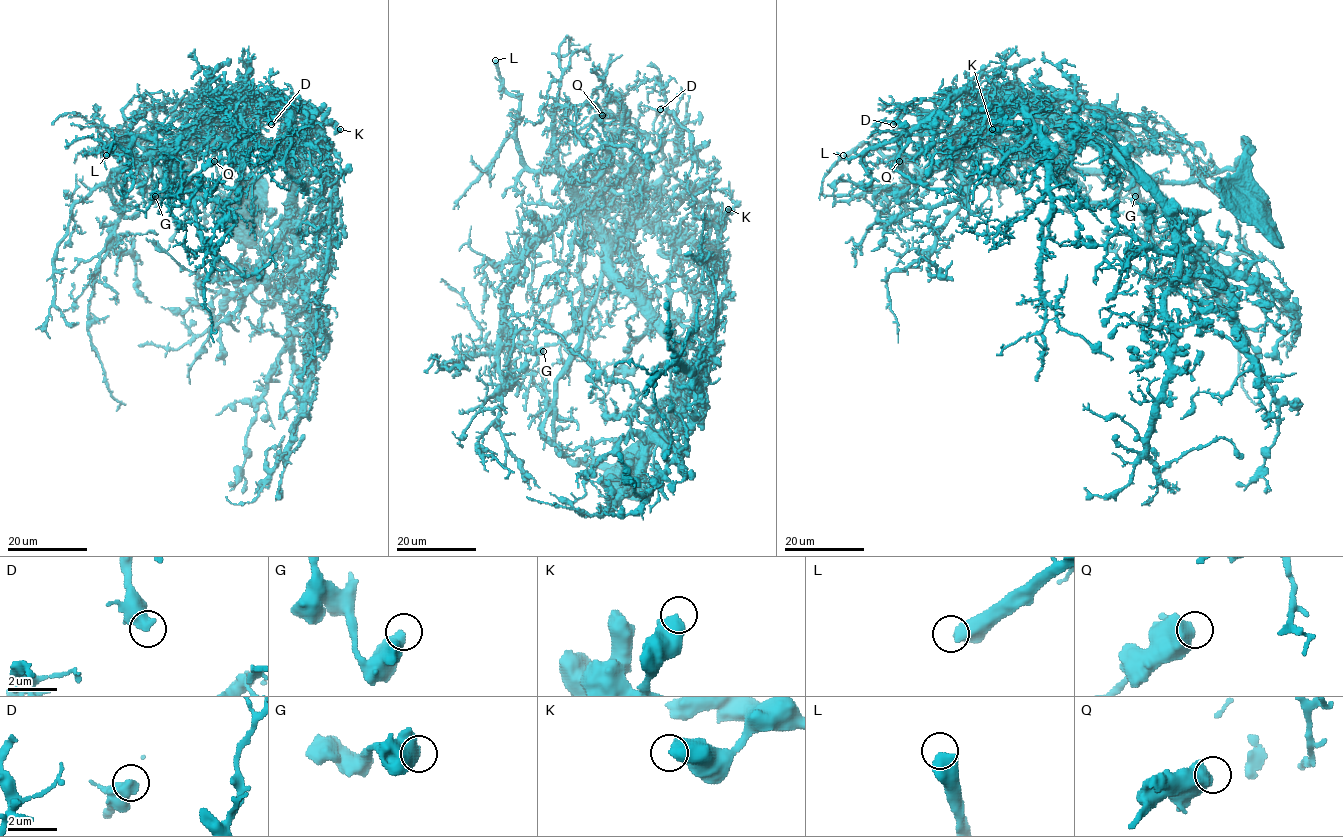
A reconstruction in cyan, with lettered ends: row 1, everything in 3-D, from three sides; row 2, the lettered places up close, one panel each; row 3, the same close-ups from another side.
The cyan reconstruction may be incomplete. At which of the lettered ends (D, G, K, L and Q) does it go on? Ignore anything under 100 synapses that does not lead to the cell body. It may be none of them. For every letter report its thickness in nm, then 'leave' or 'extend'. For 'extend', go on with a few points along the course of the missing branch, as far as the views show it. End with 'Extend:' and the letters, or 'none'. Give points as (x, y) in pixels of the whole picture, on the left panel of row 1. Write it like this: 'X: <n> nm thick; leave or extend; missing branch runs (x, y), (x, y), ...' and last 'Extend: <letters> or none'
D: 500 nm thick; leave
G: 550 nm thick; leave
K: 650 nm thick; leave
L: 600 nm thick; extend; missing branch runs (106, 155), (109, 161), (107, 158), (114, 153), (117, 176), (125, 186)
Q: 750 nm thick; leave
Extend: L

